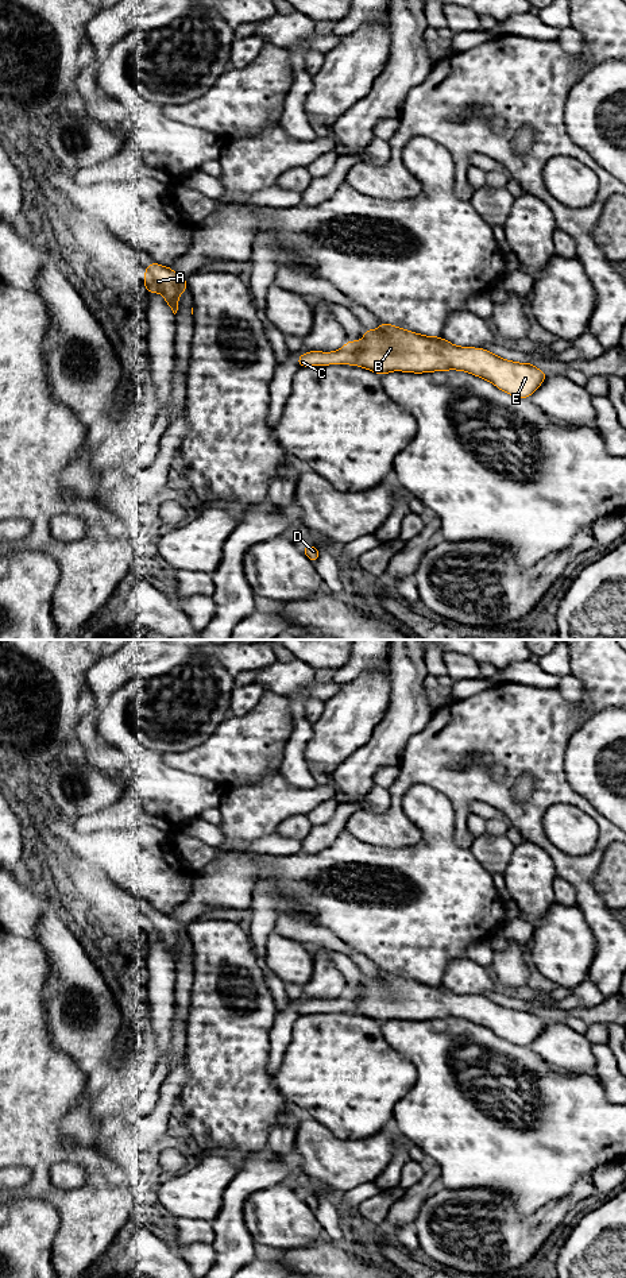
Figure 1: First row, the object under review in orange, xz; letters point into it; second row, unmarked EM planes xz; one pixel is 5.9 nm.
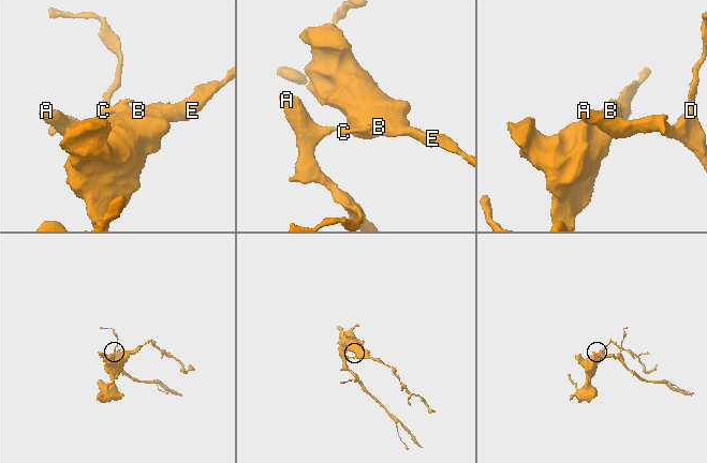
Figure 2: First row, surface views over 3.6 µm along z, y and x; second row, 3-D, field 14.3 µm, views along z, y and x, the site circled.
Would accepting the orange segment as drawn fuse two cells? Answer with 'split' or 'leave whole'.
split

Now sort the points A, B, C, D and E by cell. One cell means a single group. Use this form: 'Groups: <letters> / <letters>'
Groups: A C D / B E

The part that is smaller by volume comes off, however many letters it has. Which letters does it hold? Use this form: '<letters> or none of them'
A, C, D

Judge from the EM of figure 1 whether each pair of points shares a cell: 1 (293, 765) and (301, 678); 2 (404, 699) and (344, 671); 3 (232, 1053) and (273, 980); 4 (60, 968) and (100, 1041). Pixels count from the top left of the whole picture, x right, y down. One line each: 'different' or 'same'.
1: different
2: different
3: different
4: same

